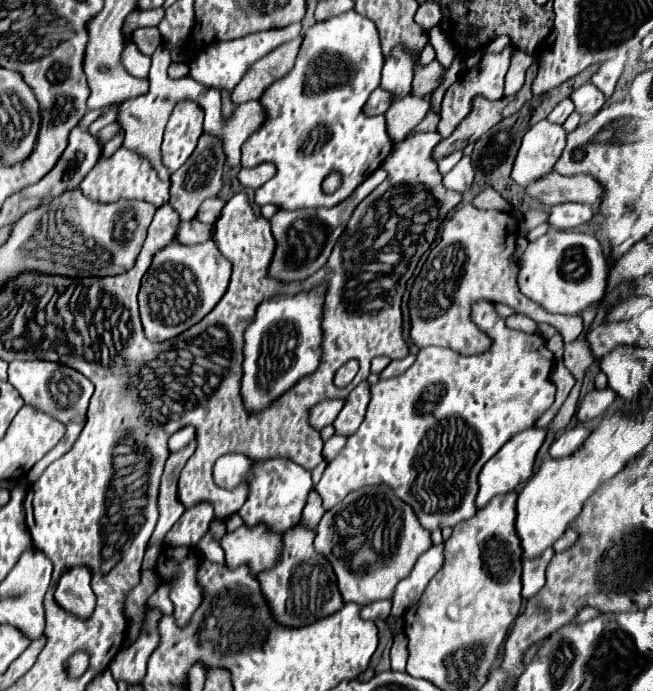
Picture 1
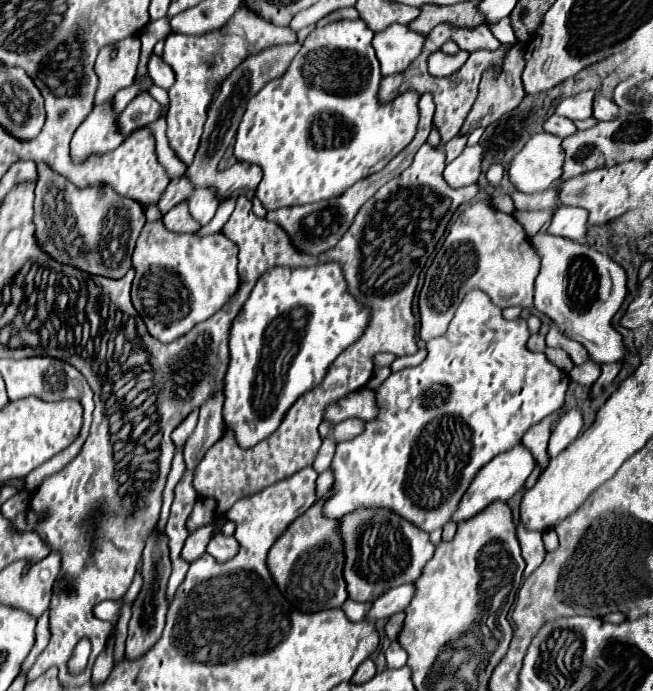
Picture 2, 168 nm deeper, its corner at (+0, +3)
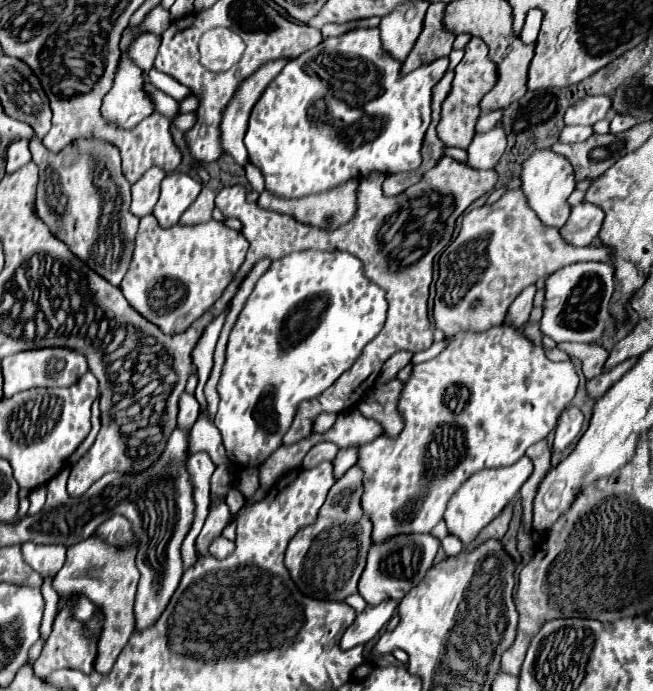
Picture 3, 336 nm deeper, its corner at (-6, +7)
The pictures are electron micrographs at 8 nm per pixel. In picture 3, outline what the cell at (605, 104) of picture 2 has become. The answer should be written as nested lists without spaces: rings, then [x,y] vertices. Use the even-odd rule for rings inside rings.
[[[613,115],[611,117],[611,131],[613,133],[621,133],[621,131],[627,131],[629,127],[633,127],[637,123],[635,117],[629,117],[629,115]]]

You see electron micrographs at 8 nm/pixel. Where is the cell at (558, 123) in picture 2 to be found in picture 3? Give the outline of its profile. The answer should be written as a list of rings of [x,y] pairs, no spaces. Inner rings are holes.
[[[565,125],[563,131],[561,131],[561,135],[559,135],[559,141],[563,141],[563,143],[577,143],[577,141],[585,141],[591,133],[593,133],[591,127]]]

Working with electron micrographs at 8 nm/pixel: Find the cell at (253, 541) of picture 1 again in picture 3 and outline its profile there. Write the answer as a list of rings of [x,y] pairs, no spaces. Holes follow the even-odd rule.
[[[225,537],[213,539],[213,543],[211,543],[211,547],[209,547],[209,553],[211,553],[213,557],[217,557],[217,559],[225,559],[225,557],[229,557],[233,551],[235,551],[235,543],[229,541],[229,539],[225,539]]]

